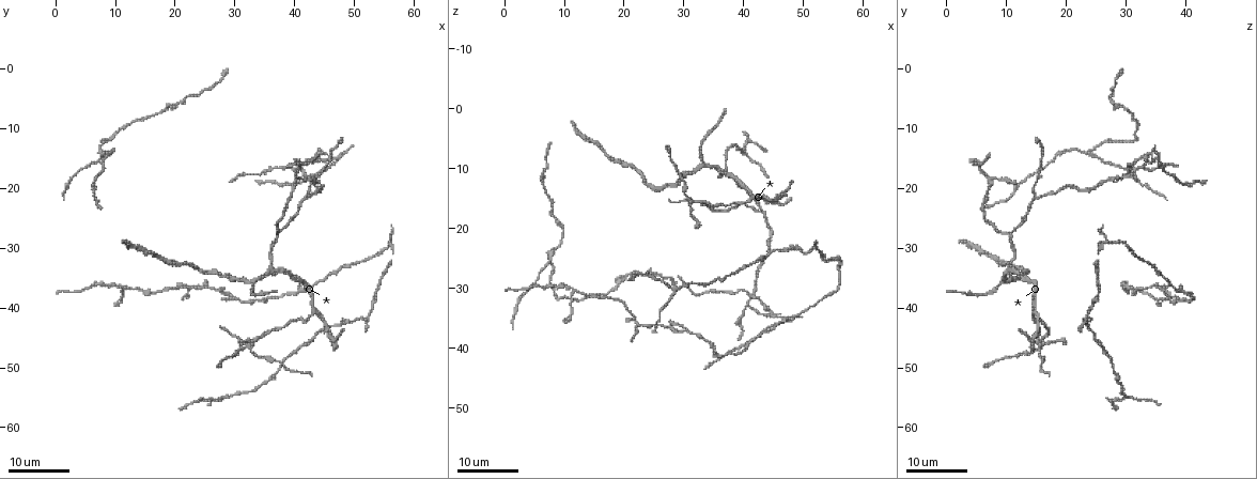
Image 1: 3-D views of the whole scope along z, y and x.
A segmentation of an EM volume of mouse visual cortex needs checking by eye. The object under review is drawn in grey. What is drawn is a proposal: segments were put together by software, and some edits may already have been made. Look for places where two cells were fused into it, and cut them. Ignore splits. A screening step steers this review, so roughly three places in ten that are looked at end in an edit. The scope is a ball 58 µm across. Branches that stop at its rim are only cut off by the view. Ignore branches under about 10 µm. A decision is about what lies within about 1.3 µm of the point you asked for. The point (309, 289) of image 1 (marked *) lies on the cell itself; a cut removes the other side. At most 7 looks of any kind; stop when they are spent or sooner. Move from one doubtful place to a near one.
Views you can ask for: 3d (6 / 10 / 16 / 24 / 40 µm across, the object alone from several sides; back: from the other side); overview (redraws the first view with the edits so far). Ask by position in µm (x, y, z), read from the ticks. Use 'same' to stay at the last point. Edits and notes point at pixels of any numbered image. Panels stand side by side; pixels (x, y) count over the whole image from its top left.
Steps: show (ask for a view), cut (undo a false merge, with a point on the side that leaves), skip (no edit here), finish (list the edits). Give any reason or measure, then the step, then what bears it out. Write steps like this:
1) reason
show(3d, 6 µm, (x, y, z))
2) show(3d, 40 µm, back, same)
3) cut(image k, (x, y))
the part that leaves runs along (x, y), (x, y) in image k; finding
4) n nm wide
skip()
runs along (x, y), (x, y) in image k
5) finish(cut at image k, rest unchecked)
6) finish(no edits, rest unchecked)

show(3d, 16 µm, (36.0, 32.5, 10.5))

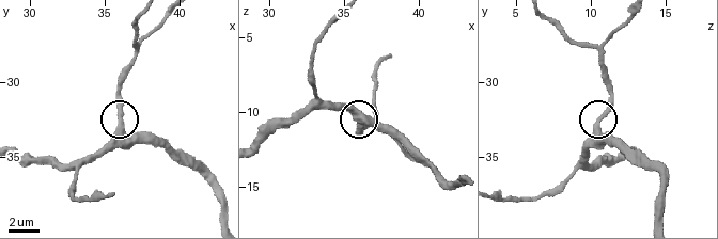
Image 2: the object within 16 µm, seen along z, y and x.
show(3d, 6 µm, (36.0, 32.8, 10.2))

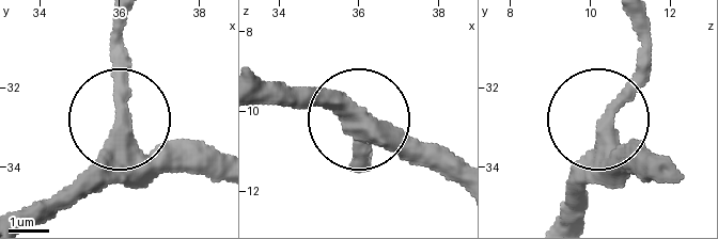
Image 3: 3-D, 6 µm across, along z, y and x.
skip()
runs along (220, 172), (169, 165), (128, 128), (118, 108), (118, 40) in image 3; one cell here

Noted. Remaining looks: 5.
small branch off a trunk
show(3d, 16 µm, (32.5, 47.0, 15.5))

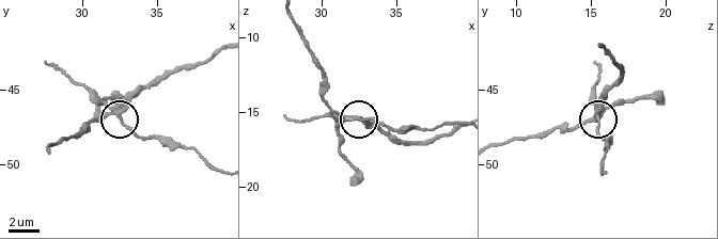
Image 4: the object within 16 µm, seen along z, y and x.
closer look
show(3d, 6 µm, (32.4, 46.8, 15.6))

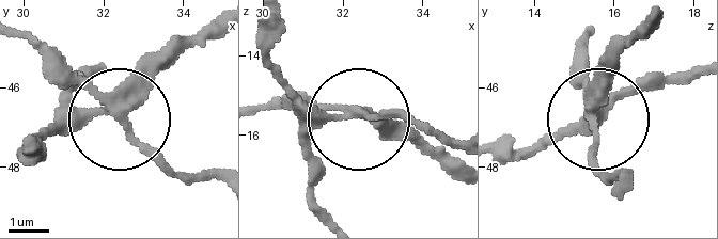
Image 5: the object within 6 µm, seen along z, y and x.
show(3d, 6 µm, back, (32.40, 46.75, 15.45))

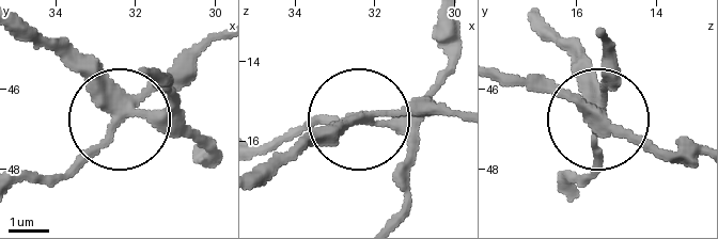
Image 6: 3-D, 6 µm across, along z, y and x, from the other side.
3 arms
cut(image 6, (412, 113))
the part that leaves runs along (359, 115), (258, 146) in image 6; two cells meet here

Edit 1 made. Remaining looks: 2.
side arm on a straight run
show(3d, 24 µm, (25.0, 36.5, 36.5))

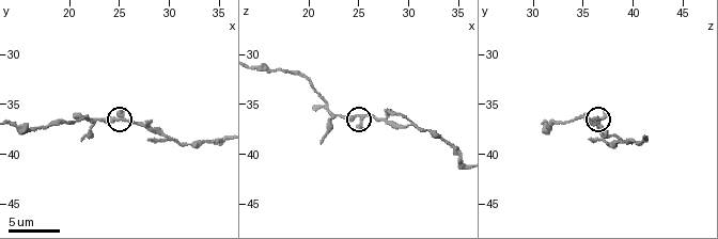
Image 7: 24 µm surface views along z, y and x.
show(3d, 6 µm, (25.2, 36.4, 36.4))

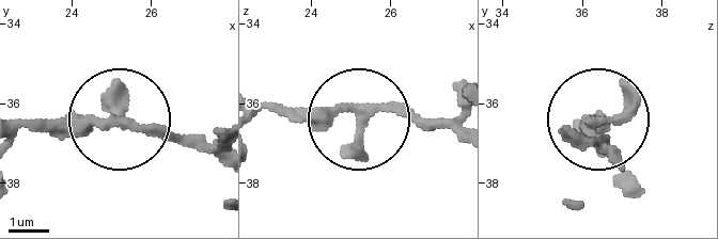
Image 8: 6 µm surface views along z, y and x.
190 nm wide
skip()
runs along (451, 127), (400, 107), (258, 107) in image 8; one cell here

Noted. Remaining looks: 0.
finish(cut at image 6, rest unchecked)

